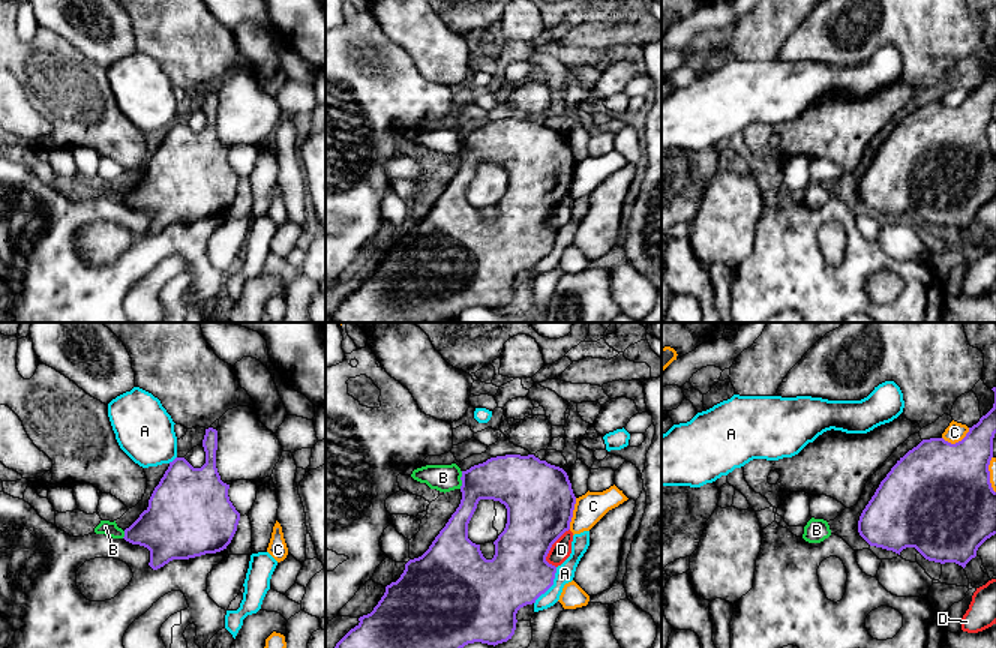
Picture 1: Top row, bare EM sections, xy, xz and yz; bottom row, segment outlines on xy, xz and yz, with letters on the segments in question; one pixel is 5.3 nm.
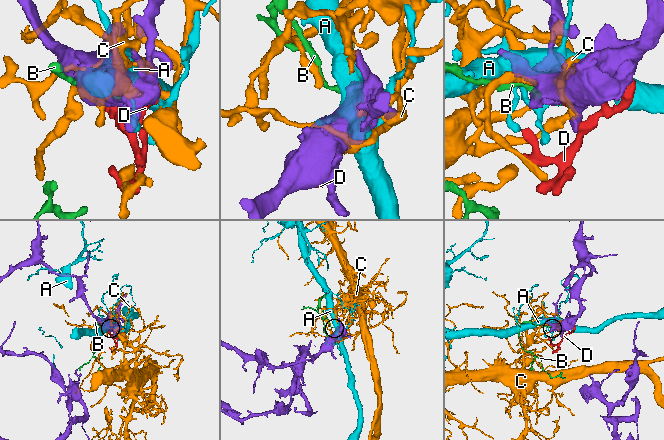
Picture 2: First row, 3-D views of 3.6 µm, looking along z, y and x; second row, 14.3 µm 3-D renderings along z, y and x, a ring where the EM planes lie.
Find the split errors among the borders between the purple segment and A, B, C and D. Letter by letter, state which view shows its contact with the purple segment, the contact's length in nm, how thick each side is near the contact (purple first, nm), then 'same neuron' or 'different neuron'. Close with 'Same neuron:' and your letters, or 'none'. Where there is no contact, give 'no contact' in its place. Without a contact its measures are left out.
A: meets purple in xz; contact 240 nm long; 320 nm thick on the purple side, 100 nm on the other; different neuron
B: meets purple in xz; contact 100 nm long; 260 nm thick on the purple side, 140 nm on the other; different neuron
C: meets purple in yz; contact 160 nm long; 460 nm thick on the purple side, 100 nm on the other; different neuron
D: meets purple in xz; contact 220 nm long; 360 nm thick on the purple side, 110 nm on the other; different neuron
Same neuron: none

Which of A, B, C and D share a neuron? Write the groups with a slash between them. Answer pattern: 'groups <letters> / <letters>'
groups A / B / C / D

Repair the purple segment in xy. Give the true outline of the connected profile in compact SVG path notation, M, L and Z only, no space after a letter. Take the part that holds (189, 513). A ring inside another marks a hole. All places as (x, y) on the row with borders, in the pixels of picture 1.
M206 429L202 440L206 464L194 468L184 458L176 458L154 488L148 507L124 530L124 540L150 550L148 566L158 570L172 560L189 560L216 554L231 543L240 513L228 496L230 484L220 480L216 468L218 430Z

